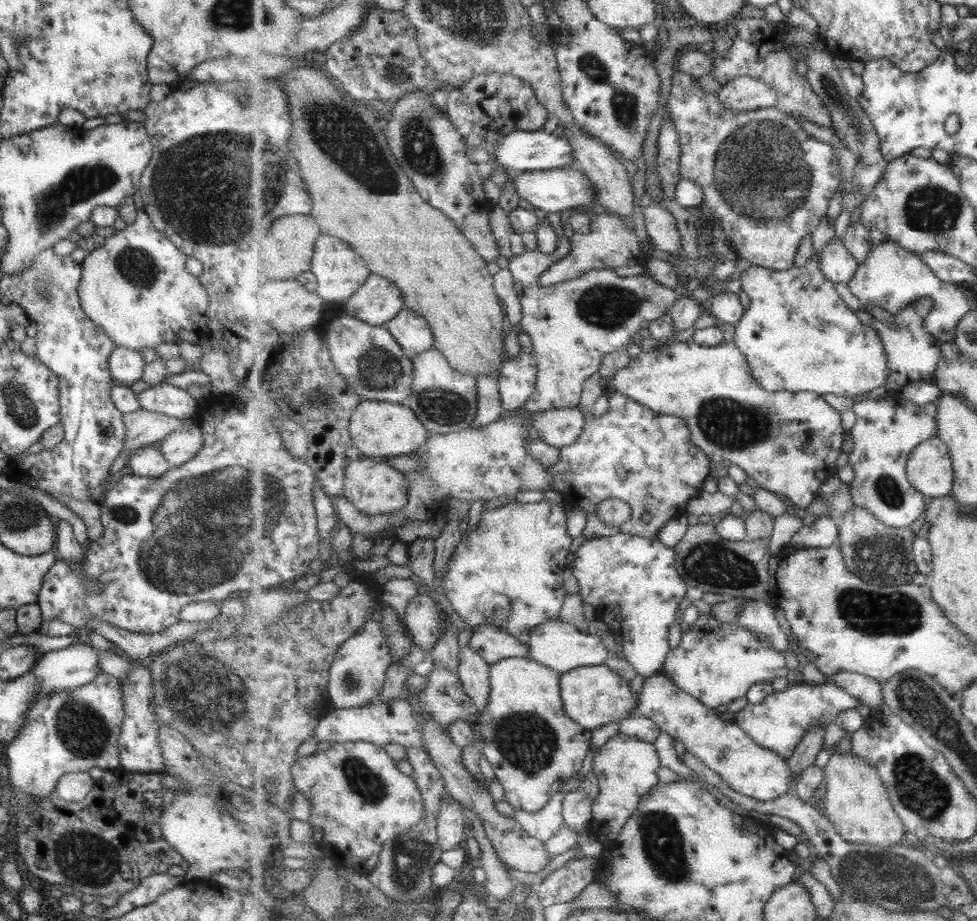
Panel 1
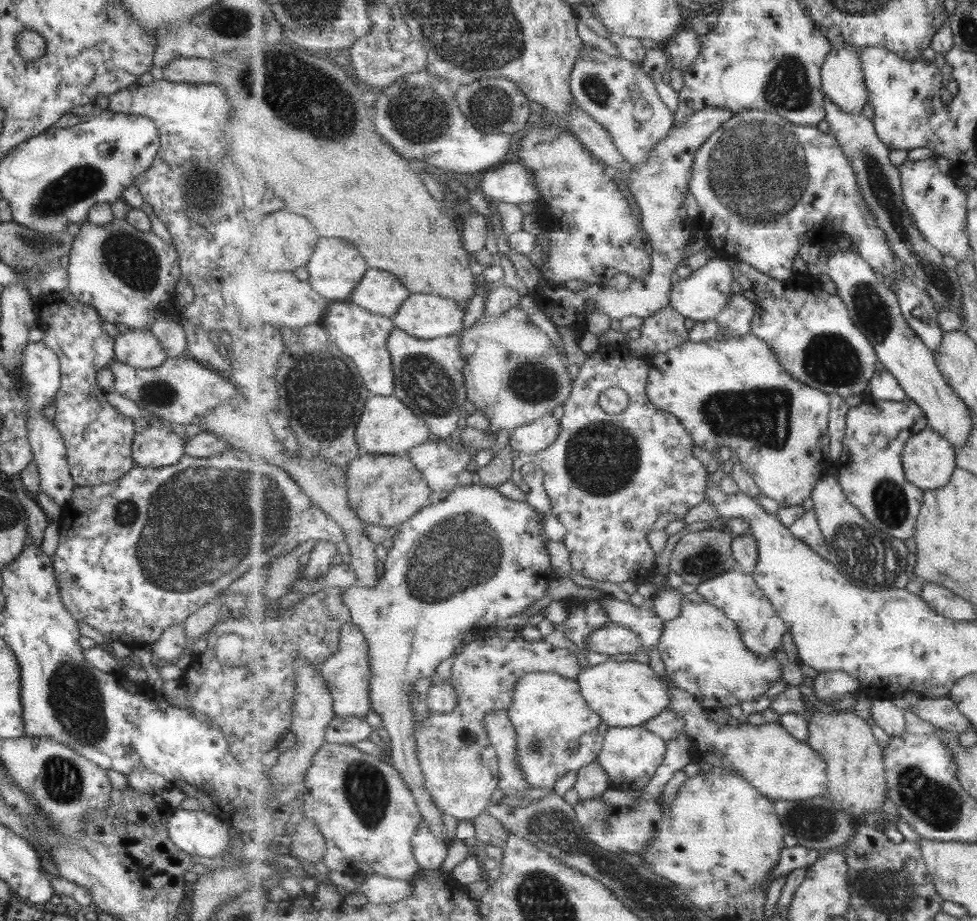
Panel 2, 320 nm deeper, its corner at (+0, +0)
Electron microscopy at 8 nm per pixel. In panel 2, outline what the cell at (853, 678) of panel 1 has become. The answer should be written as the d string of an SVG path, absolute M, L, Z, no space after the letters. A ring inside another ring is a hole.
M873 698L872 719L889 736L903 736L905 732L905 708L895 699Z

